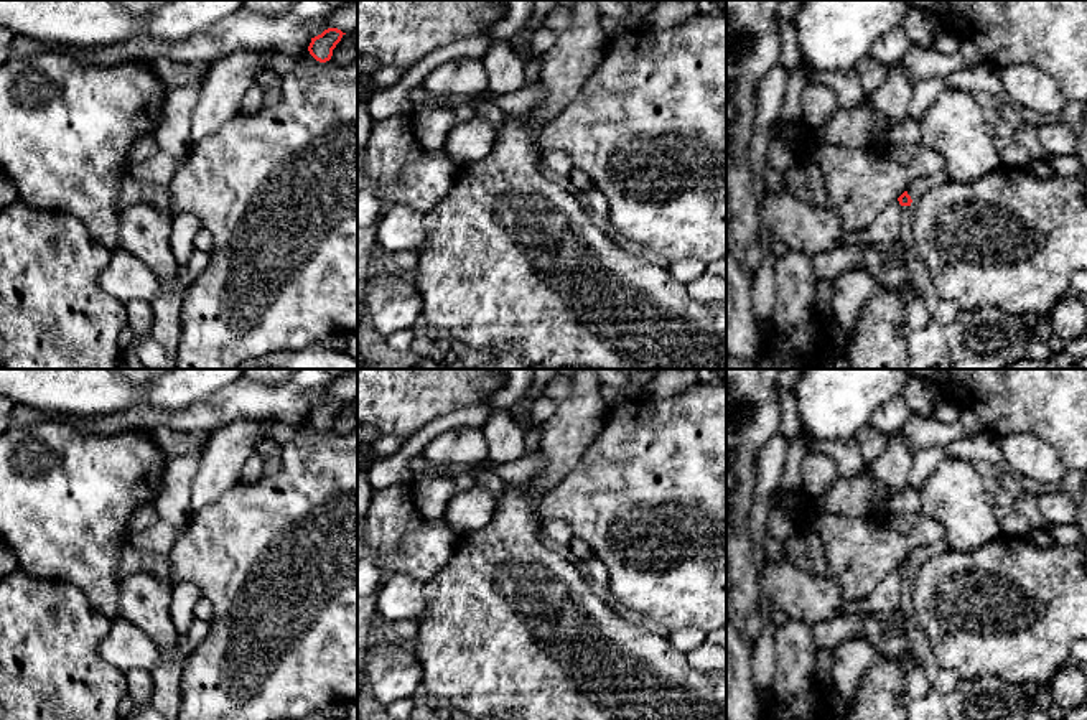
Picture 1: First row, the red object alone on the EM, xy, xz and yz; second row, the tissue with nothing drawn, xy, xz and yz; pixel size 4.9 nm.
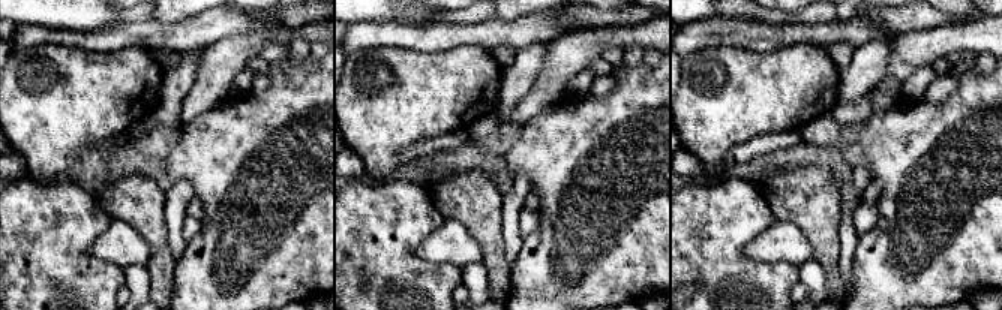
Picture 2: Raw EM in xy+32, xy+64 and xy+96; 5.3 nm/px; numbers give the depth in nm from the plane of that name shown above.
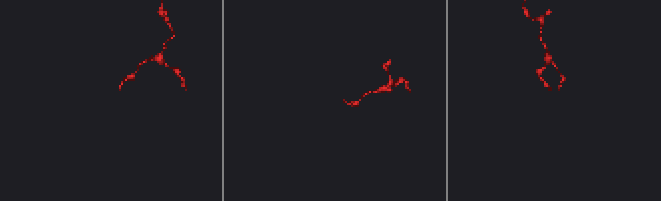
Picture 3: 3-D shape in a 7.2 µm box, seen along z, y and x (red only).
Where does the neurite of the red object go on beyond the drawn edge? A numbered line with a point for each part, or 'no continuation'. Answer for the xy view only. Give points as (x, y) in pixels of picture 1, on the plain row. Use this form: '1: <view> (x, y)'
no continuation

